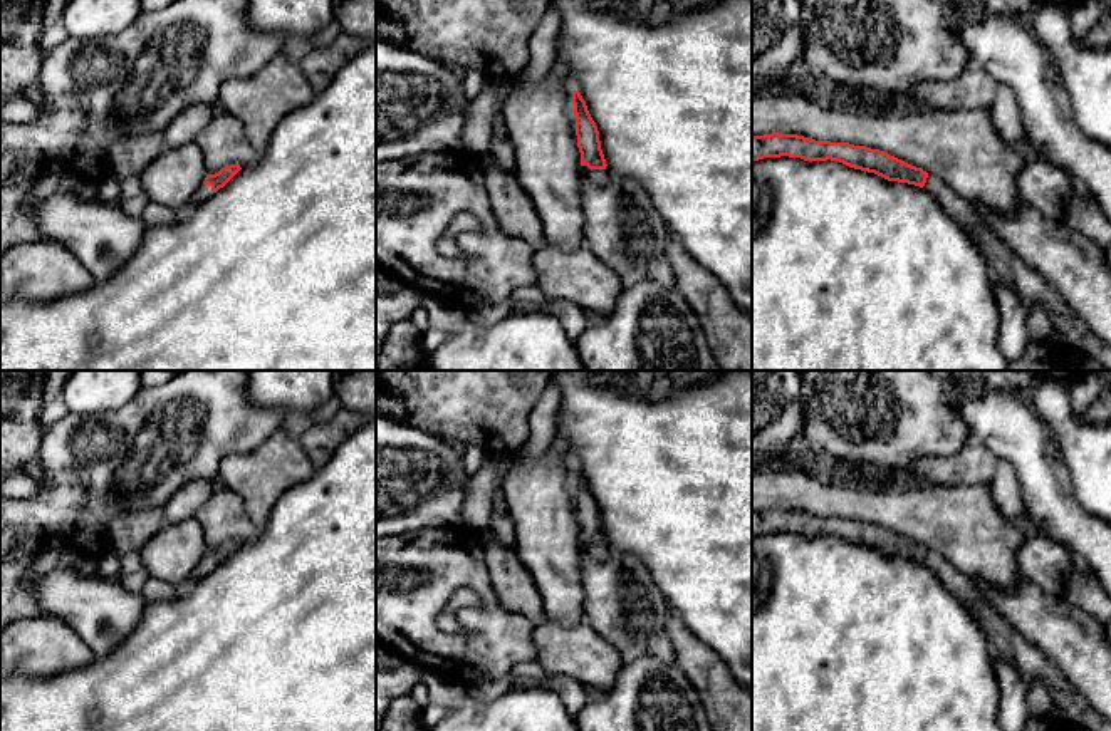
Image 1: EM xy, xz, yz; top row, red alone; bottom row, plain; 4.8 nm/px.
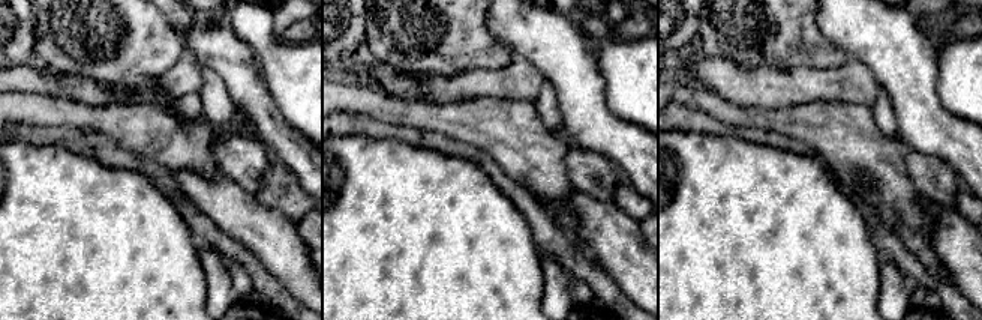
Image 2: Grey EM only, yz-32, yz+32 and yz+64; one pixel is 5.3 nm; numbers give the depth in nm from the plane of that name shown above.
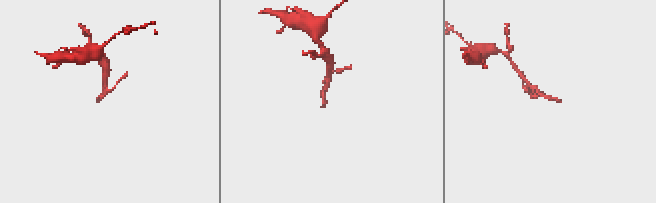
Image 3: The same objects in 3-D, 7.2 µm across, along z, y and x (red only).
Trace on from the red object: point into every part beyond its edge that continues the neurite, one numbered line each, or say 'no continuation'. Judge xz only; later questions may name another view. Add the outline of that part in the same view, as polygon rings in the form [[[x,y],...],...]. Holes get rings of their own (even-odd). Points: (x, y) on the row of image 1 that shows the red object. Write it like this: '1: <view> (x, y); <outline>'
1: xz (598, 176); [[[587,169],[586,176],[597,186],[608,186],[611,183],[611,176],[606,169]]]

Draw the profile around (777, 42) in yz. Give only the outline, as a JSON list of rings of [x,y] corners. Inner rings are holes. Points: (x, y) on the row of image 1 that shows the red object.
[[[752,0],[752,84],[784,75],[802,49],[799,0]]]

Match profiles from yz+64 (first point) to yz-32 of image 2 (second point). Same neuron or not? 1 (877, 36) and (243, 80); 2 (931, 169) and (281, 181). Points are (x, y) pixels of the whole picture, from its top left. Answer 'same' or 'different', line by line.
1: same
2: different

